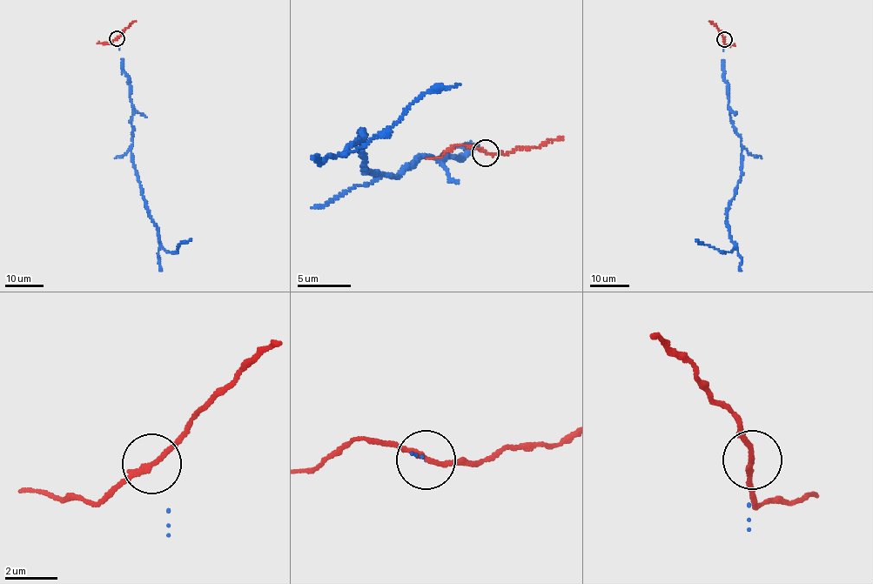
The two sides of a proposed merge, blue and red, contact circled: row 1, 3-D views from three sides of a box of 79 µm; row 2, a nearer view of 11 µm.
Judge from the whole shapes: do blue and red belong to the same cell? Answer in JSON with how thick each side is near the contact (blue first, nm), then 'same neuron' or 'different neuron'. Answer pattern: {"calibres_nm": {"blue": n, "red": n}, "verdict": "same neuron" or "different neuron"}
{"calibres_nm": {"blue": 30, "red": 190}, "verdict": "different neuron"}

